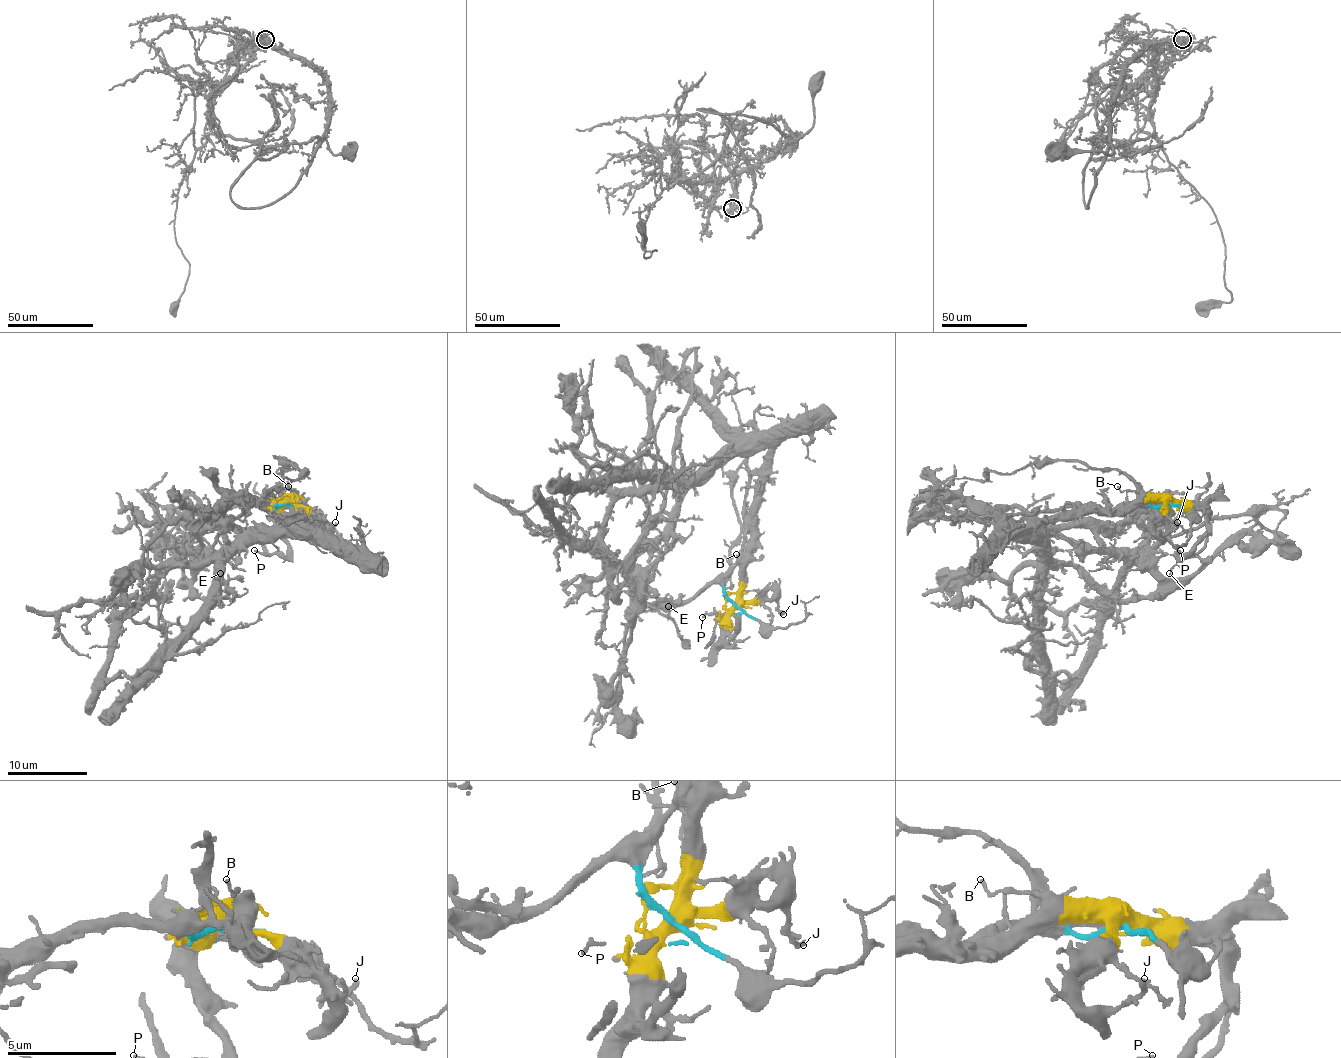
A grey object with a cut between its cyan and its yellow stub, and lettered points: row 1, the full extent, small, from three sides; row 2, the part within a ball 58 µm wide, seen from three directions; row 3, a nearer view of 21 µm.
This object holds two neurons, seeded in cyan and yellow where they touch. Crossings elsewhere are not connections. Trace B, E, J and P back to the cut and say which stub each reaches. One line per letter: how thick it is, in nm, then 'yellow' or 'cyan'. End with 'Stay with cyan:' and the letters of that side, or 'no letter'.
B: calibre 90 nm; yellow
E: calibre 150 nm; cyan
J: calibre 200 nm; yellow
P: calibre 170 nm; yellow
Stay with cyan: E

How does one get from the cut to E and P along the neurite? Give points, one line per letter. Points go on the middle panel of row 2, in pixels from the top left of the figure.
E: (736, 606), (720, 586), (706, 584), (688, 600), (650, 604), (666, 616), (668, 606)
P: (736, 606), (724, 640), (726, 644), (736, 632), (734, 616), (708, 614), (702, 618)

